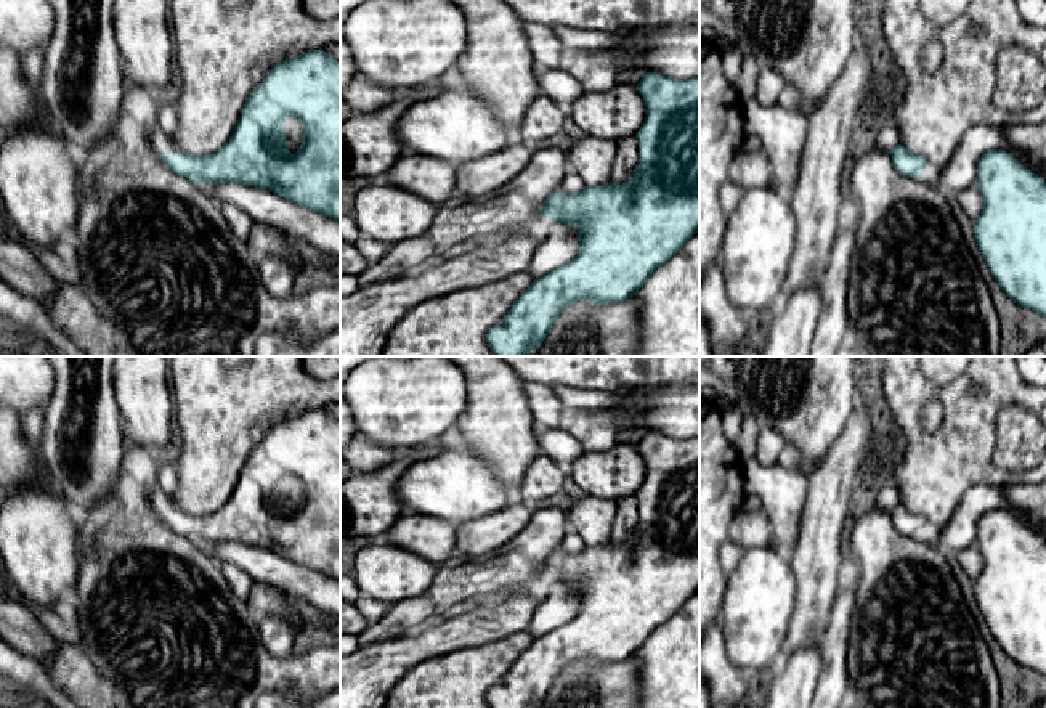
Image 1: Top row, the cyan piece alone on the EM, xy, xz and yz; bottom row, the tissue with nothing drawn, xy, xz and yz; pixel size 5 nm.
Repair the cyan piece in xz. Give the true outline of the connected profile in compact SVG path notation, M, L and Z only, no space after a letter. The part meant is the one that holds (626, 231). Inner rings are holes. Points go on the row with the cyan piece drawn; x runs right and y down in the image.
M647 72L637 83L637 90L645 101L647 117L635 135L639 162L634 172L622 185L610 181L603 186L584 186L578 194L557 189L541 205L541 214L529 225L528 233L542 241L557 222L568 223L578 230L579 252L565 265L534 279L504 319L488 331L486 342L496 356L528 356L534 345L539 350L562 310L576 300L598 305L627 300L656 268L699 231L699 77L680 80Z

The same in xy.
M322 48L276 64L249 95L229 140L213 154L180 151L159 127L149 133L157 159L194 183L242 183L274 194L308 210L340 222L340 61Z

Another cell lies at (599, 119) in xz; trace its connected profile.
M616 83L606 92L584 92L570 108L570 128L576 133L566 151L568 167L582 180L584 186L603 186L611 181L611 167L618 151L618 140L635 136L647 117L647 108L637 87Z

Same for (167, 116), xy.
M162 96L157 116L159 116L159 128L162 132L165 133L175 132L178 119L172 96Z

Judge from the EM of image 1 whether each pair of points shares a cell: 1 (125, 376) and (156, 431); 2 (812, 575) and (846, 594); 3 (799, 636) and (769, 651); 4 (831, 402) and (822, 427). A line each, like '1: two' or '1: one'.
1: one
2: two
3: two
4: one

